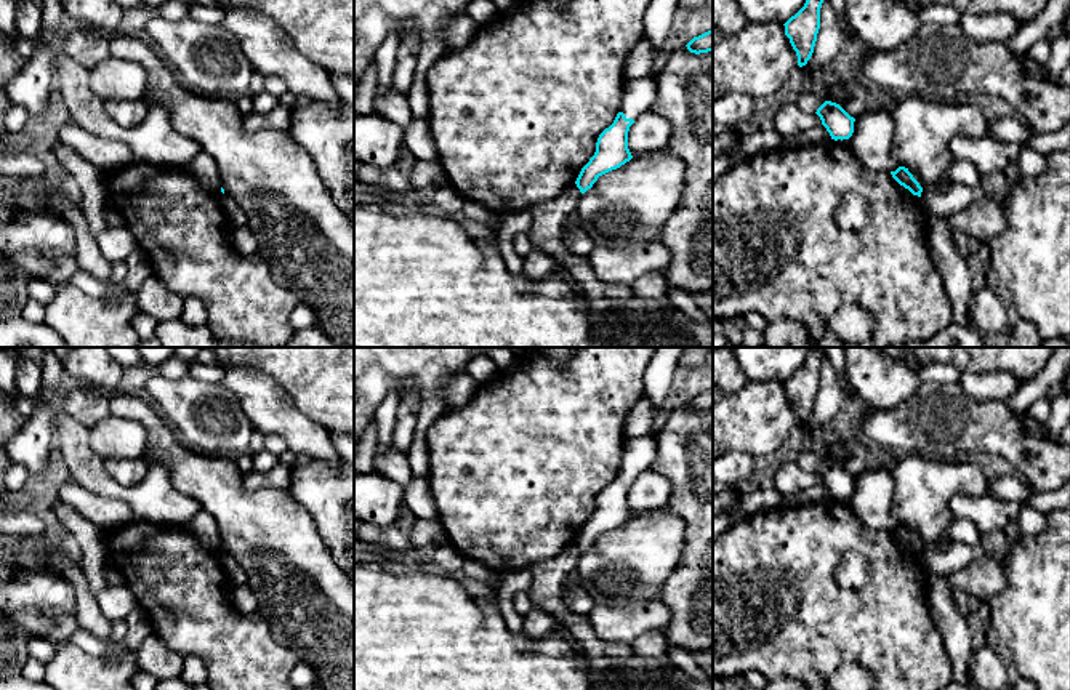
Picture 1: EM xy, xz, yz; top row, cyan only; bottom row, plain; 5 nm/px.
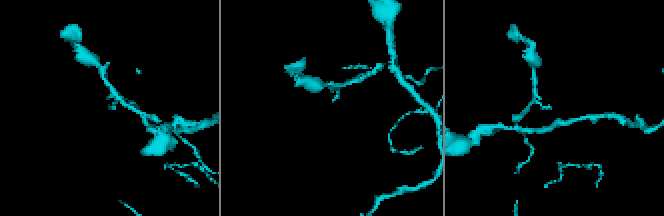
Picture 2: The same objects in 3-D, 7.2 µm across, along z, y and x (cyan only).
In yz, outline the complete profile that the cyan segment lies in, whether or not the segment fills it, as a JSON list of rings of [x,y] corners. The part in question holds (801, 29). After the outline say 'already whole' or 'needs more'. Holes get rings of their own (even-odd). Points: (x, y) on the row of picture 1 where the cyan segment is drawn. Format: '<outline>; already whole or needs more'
[[[806,0],[804,6],[785,26],[785,35],[798,56],[798,66],[807,64],[814,53],[820,29],[820,8],[823,0]]]; already whole

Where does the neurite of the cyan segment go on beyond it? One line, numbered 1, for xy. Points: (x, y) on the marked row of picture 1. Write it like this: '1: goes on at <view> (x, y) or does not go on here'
1: does not go on here

